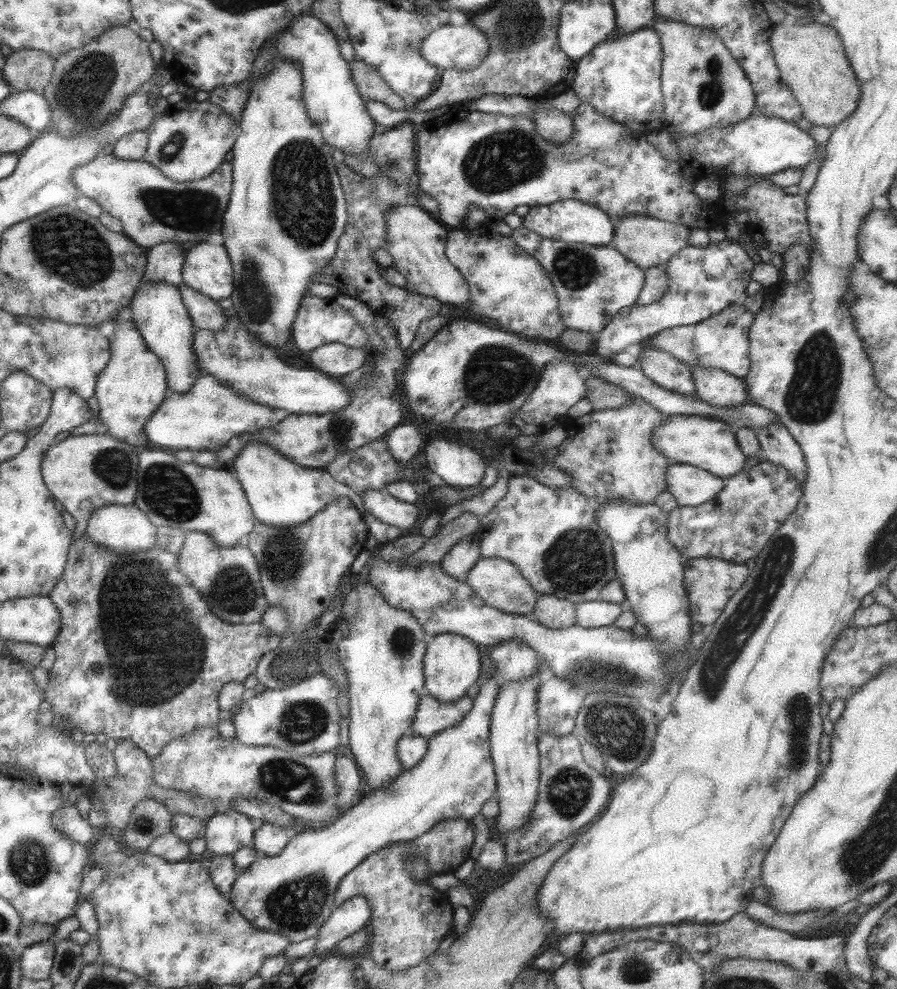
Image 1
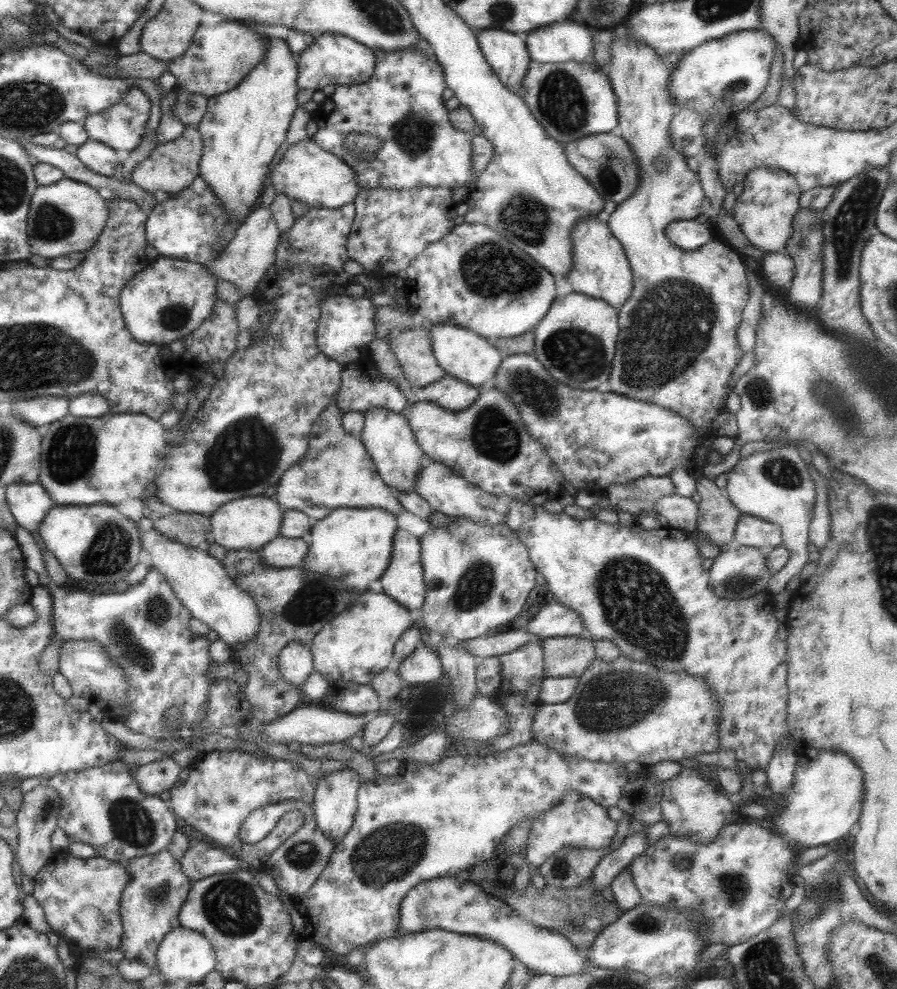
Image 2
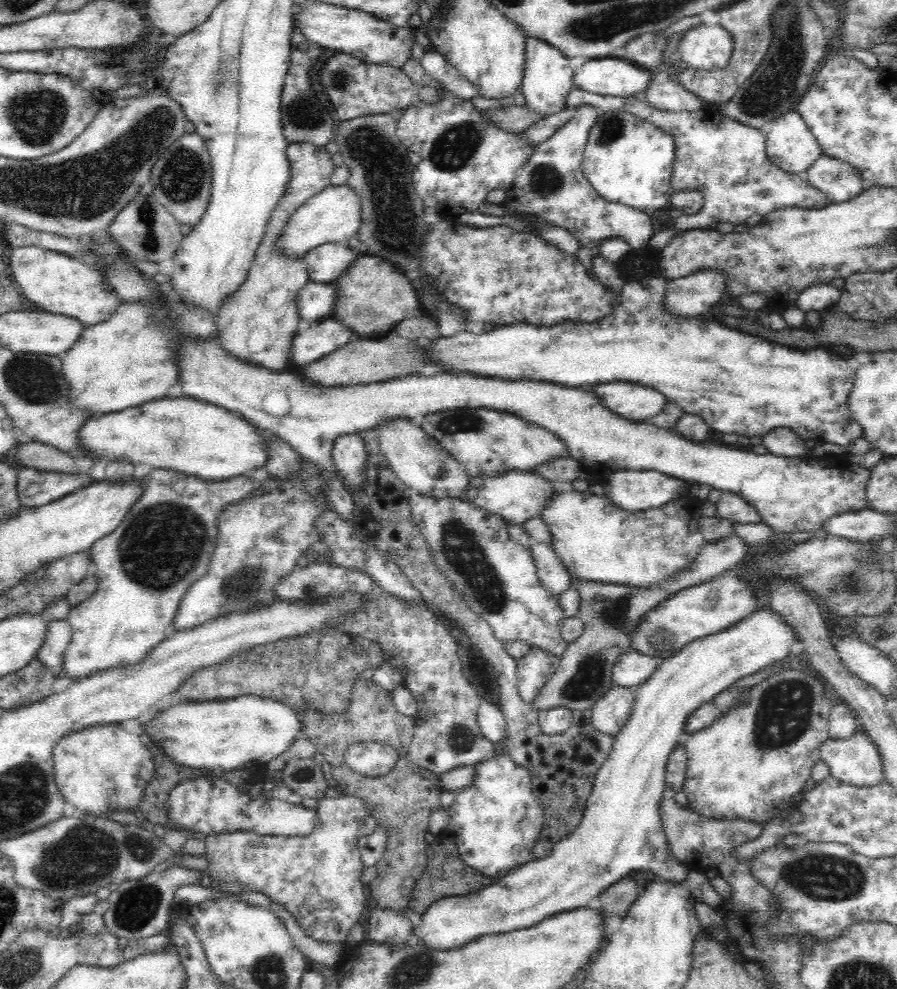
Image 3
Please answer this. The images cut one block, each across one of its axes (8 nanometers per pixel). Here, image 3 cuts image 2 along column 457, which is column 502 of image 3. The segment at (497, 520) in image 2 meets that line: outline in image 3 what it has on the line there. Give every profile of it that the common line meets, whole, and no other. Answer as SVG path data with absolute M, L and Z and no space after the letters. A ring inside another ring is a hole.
M508 472L504 475L476 475L469 480L464 499L474 506L501 516L507 523L521 525L526 520L540 517L547 502L556 494L556 488L537 473Z

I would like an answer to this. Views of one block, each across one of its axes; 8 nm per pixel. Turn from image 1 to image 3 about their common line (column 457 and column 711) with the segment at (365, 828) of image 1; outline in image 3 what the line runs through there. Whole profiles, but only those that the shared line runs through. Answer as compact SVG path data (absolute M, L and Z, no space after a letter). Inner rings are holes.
M786 670L771 675L752 688L745 688L747 693L739 708L684 738L687 771L683 791L690 811L713 820L750 821L764 825L791 809L792 798L806 790L805 782L811 776L813 766L820 761L820 746L829 740L828 719L834 705L825 696L825 683L820 676L808 671L811 674Z

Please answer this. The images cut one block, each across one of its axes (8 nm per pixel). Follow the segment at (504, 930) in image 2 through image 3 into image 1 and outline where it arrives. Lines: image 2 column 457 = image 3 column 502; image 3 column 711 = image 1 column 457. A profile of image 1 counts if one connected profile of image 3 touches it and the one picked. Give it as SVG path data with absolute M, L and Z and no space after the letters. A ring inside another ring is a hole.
M438 634L428 638L423 661L424 693L445 704L467 697L468 689L478 681L482 666L477 645L458 634Z

